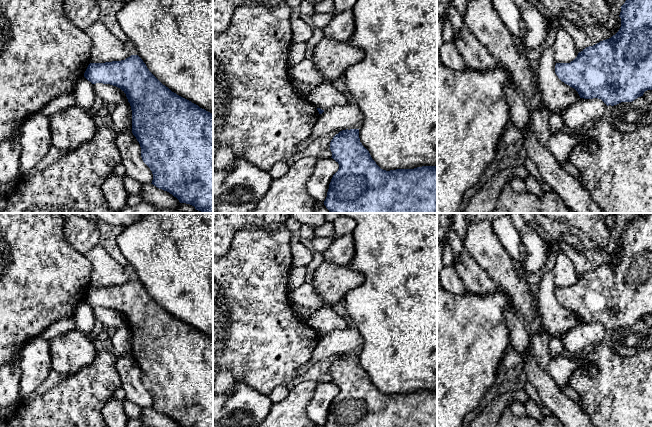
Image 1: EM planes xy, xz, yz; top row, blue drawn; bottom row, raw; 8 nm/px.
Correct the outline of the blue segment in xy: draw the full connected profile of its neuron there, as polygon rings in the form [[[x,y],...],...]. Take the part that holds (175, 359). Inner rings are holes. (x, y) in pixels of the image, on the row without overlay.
[[[131,279],[121,285],[90,287],[84,297],[84,301],[92,308],[103,307],[116,310],[126,318],[132,334],[132,357],[140,368],[143,386],[152,395],[153,404],[151,408],[169,416],[176,421],[180,427],[213,427],[213,337],[200,332],[198,329],[172,316],[149,295],[146,288],[138,279]]]

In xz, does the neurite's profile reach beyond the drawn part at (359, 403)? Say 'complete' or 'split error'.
complete

